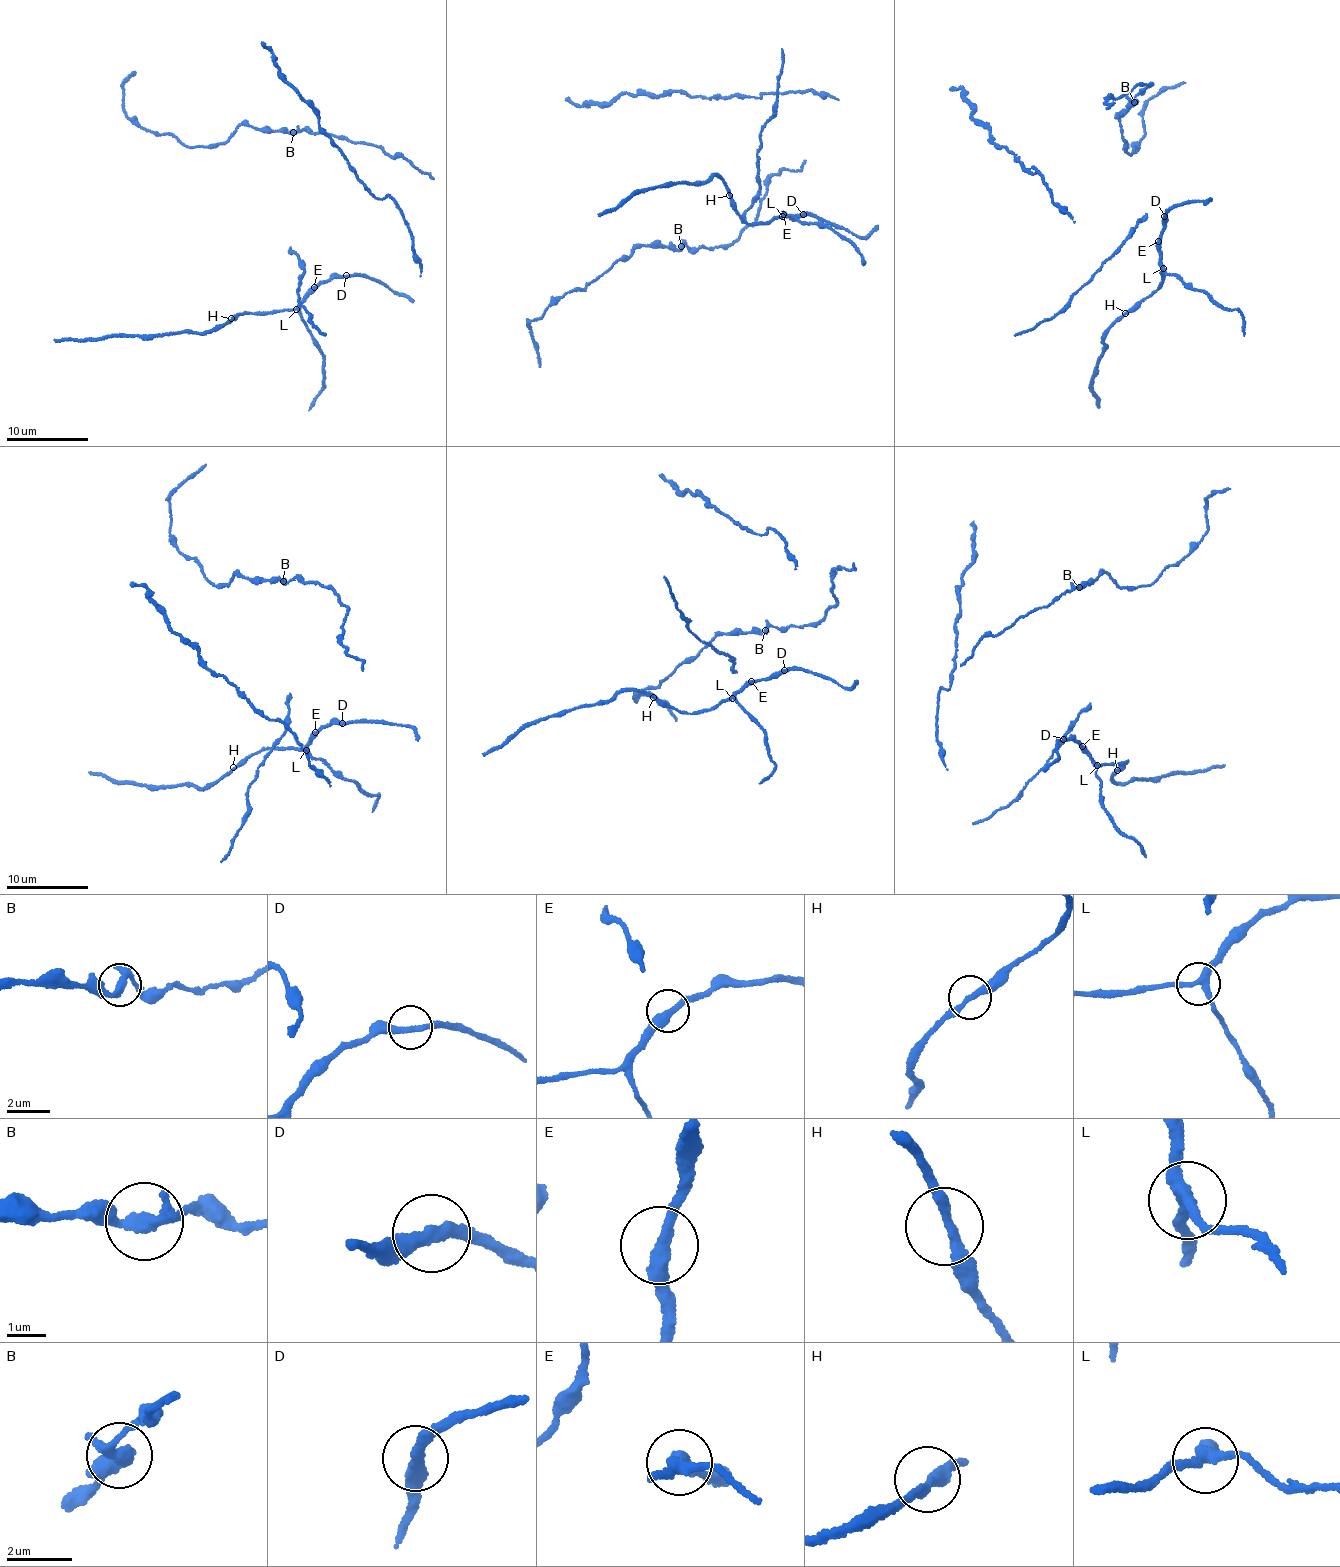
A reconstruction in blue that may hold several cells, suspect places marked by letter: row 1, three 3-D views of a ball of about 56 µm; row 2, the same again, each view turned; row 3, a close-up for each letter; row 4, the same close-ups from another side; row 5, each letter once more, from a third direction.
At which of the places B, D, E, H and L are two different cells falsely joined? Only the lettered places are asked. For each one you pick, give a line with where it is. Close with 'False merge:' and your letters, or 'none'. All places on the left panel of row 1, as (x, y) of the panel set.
False merge: none

